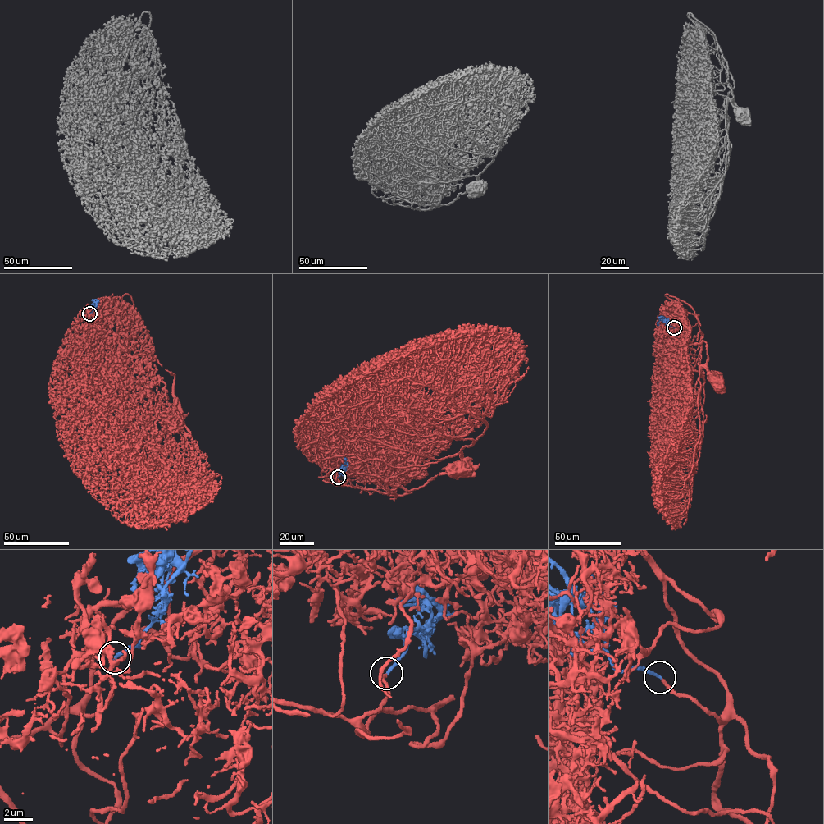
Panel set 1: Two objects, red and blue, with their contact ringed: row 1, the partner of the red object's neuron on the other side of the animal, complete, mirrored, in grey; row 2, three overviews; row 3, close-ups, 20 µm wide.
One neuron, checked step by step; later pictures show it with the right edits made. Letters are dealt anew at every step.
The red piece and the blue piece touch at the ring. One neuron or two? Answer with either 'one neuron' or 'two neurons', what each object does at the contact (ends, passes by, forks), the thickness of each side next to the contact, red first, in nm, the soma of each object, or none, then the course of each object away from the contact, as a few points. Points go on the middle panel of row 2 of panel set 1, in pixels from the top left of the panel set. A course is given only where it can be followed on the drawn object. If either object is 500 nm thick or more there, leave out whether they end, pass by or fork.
one neuron | red ends | blue ends | 190/200 nm | red (461, 467) | blue none | red via (339, 477), (332, 482), (338, 458), (372, 429), (373, 458), (403, 467), (459, 454), (462, 468) | blue via (338, 478), (348, 465), (343, 460)

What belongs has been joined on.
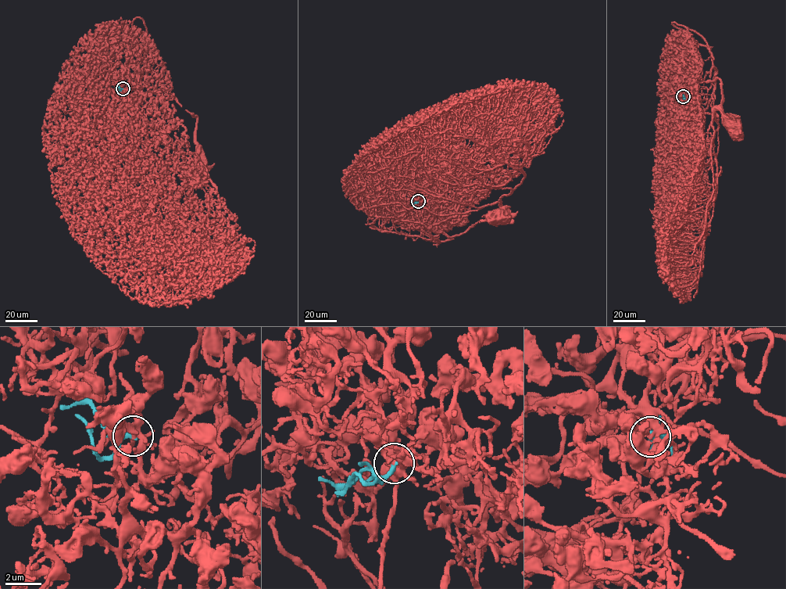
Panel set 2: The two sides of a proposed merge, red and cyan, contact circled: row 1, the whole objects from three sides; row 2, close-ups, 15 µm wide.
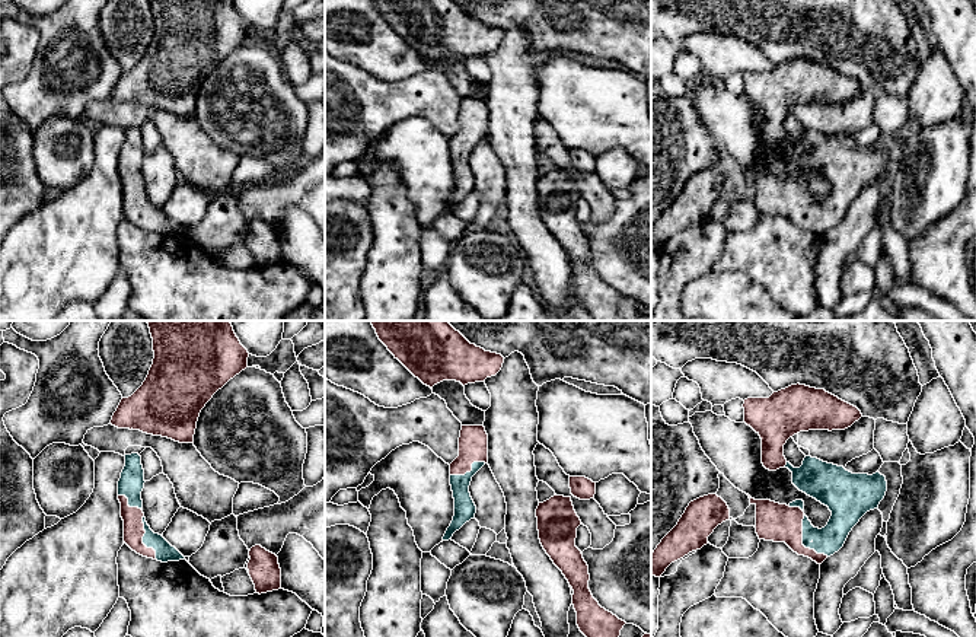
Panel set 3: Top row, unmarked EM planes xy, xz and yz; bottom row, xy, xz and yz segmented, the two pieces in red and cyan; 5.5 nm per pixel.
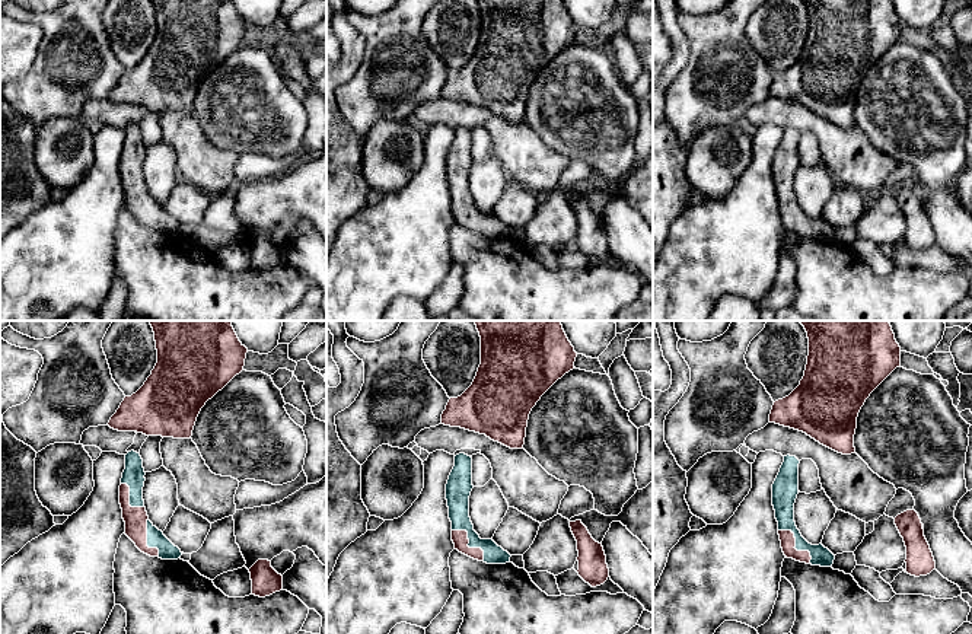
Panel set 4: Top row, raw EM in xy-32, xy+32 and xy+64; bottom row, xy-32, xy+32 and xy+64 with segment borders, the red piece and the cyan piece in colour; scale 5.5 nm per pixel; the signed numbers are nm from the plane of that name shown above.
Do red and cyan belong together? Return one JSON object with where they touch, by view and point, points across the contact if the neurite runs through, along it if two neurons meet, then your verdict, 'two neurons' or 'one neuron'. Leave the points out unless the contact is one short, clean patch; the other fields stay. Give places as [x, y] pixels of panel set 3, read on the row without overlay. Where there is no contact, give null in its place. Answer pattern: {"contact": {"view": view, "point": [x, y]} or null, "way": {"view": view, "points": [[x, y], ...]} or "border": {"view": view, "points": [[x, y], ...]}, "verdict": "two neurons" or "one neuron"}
{"contact": {"view": "yz", "point": [801, 216]}, "verdict": "one neuron"}

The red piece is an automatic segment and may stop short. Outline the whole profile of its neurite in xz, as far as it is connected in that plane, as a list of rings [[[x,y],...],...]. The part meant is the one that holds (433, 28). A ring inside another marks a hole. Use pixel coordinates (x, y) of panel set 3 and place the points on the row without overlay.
[[[373,0],[379,13],[415,51],[433,63],[443,54],[463,60],[495,50],[504,31],[471,17],[453,0]]]

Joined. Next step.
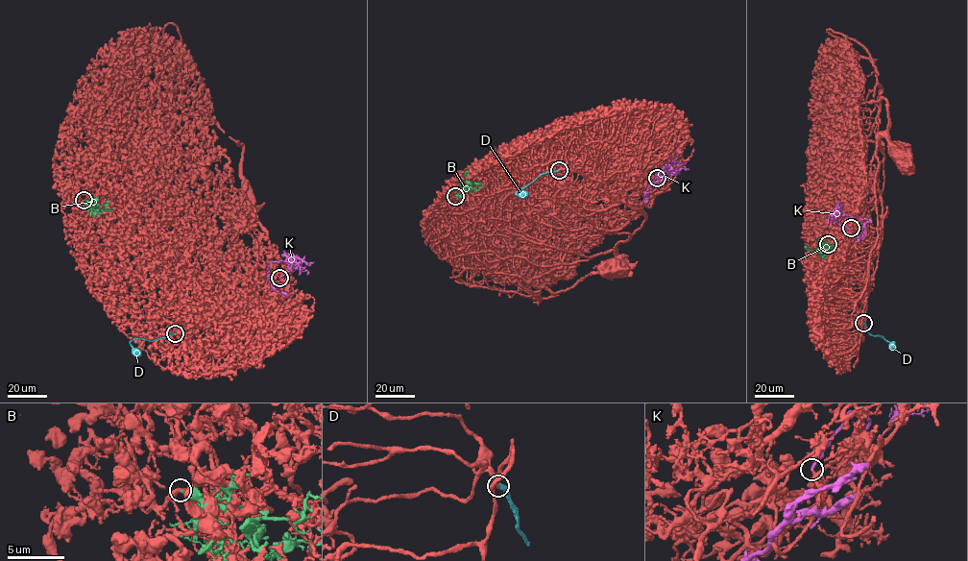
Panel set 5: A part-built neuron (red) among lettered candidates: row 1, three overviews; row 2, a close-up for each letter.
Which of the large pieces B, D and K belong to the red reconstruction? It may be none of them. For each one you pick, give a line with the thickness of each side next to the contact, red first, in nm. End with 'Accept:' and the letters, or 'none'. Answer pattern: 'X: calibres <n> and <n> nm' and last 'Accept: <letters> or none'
Accept: none

